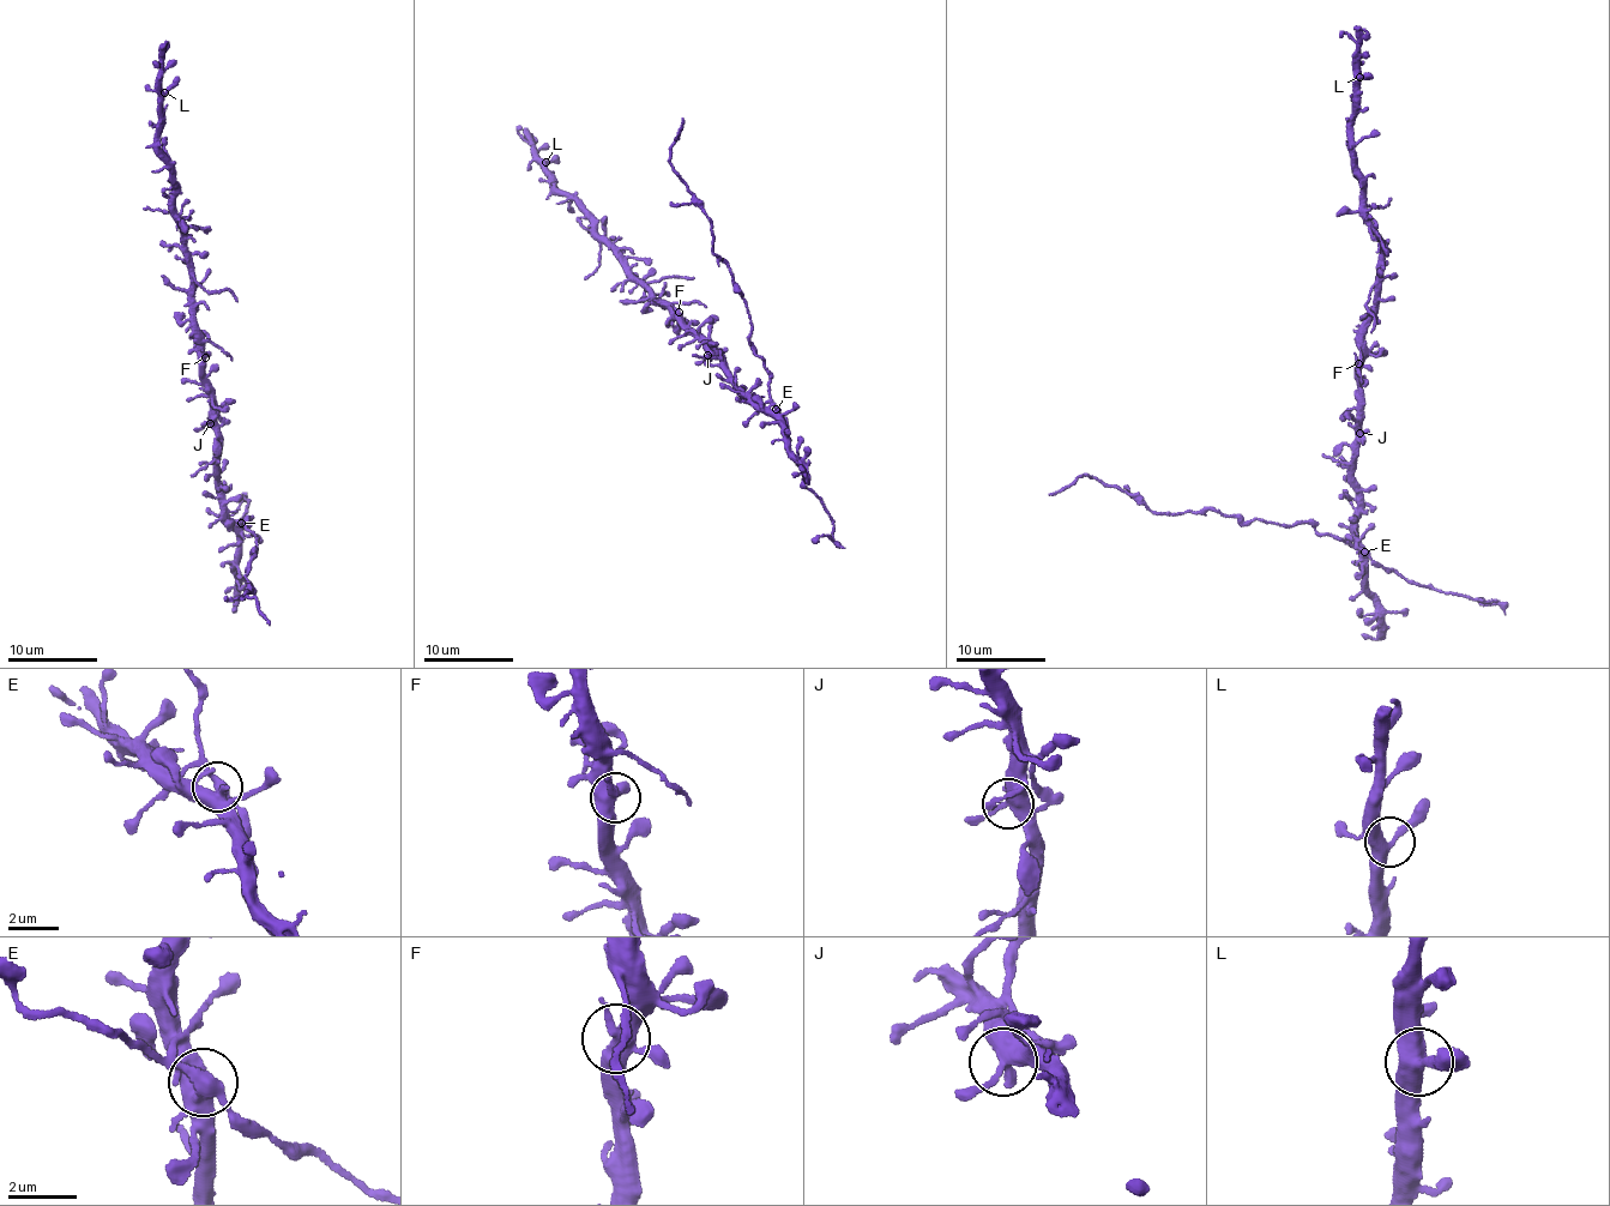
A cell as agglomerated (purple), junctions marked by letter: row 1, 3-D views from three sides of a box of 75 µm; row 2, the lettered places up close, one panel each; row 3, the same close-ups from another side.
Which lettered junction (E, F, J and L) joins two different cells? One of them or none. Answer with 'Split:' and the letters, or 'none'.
Split: none

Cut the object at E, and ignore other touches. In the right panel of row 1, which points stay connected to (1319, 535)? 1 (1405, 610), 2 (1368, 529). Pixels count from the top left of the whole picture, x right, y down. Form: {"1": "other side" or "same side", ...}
{"1": "other side", "2": "same side"}

